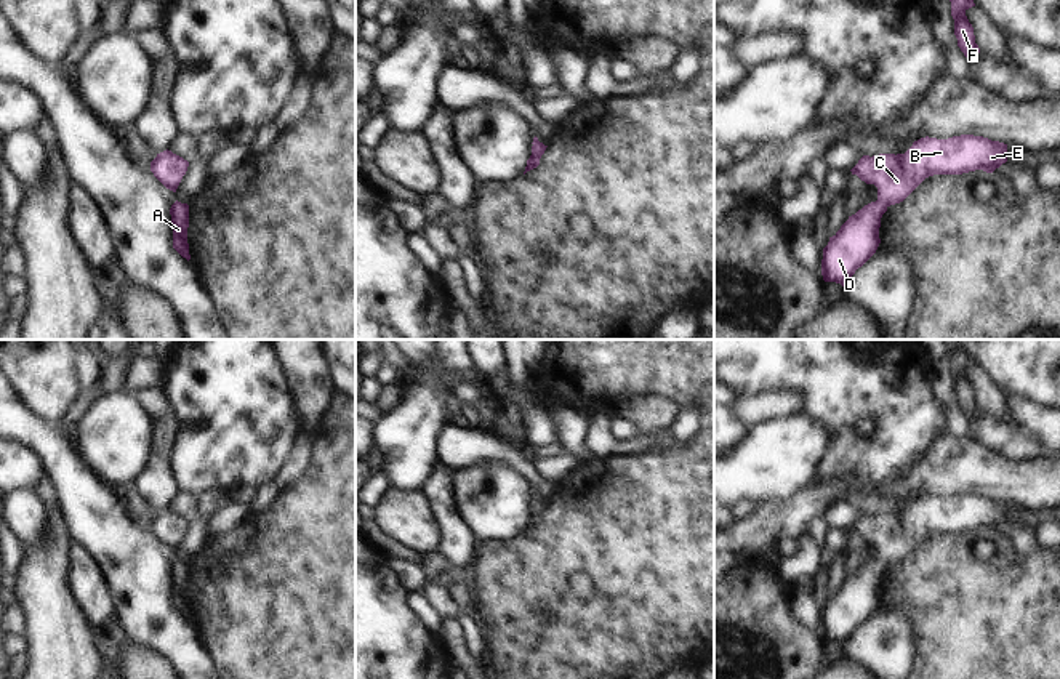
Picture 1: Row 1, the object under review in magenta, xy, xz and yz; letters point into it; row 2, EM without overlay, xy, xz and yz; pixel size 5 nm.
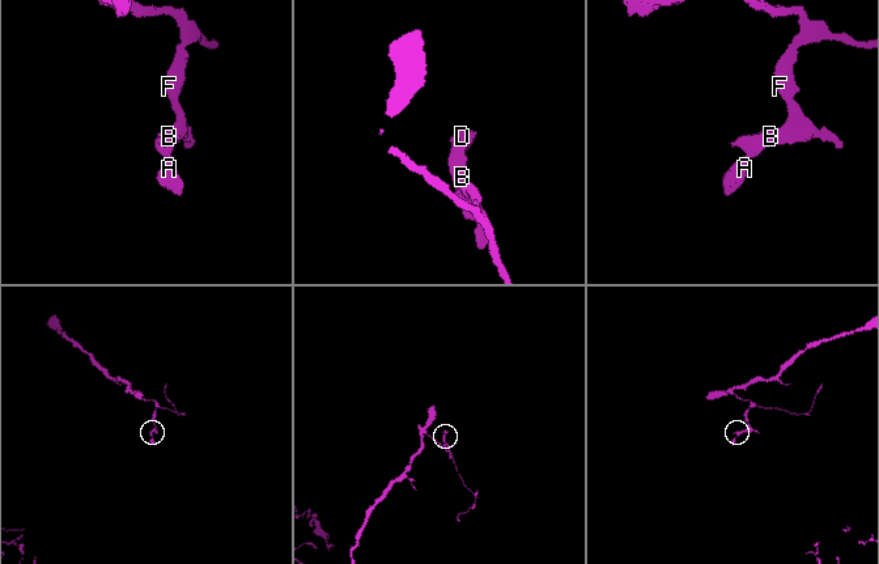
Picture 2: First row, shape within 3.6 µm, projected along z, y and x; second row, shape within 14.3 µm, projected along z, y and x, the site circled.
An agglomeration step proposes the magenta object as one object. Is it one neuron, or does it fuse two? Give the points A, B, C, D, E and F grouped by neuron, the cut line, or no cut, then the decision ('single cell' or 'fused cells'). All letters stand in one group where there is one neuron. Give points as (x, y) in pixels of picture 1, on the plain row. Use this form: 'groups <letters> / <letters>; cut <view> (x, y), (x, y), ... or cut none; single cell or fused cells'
groups A B C D E F; cut none; single cell

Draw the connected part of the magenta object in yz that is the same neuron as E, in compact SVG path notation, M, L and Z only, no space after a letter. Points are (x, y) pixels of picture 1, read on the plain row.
M961 493L948 498L921 496L905 512L863 514L850 528L866 543L877 546L877 559L865 564L829 596L823 607L821 634L825 641L842 645L877 609L881 577L890 564L903 560L925 536L934 533L962 533L975 528L993 532L1007 520L1007 503L983 495Z

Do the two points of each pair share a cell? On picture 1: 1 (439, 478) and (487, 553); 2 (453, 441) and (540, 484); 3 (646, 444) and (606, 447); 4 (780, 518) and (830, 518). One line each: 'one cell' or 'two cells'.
1: two cells
2: one cell
3: one cell
4: two cells

